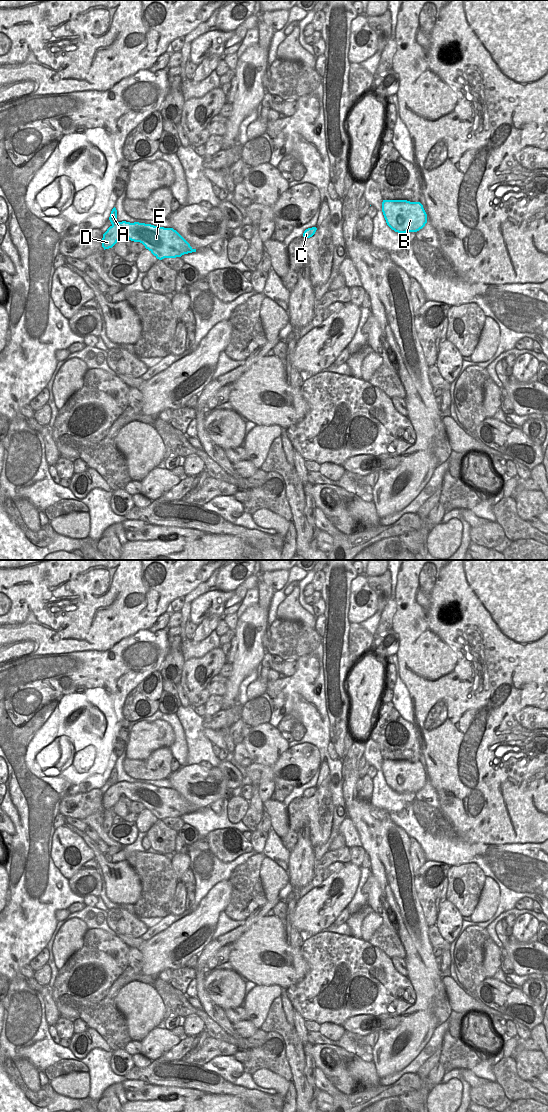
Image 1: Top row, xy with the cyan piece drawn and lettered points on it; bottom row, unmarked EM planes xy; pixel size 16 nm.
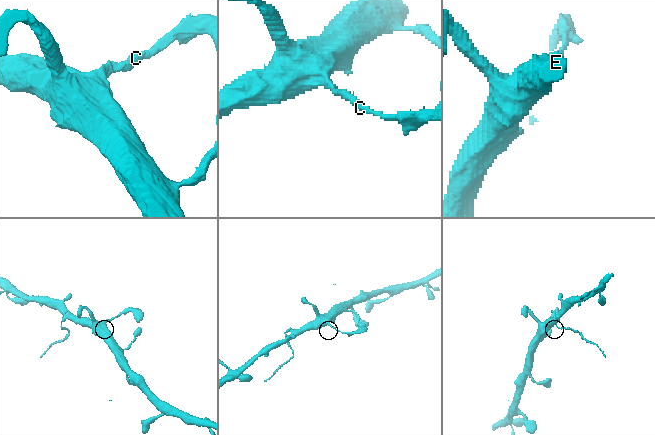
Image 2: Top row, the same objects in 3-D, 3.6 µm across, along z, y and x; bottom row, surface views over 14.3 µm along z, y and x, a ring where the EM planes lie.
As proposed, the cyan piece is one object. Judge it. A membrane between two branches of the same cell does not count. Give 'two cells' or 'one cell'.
two cells

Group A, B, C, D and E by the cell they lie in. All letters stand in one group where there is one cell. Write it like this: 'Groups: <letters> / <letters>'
Groups: A / B C D E.

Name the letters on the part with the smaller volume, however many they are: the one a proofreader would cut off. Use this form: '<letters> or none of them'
A.

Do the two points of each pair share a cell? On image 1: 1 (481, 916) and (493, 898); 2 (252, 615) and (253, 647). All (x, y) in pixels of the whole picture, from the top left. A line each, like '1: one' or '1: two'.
1: one
2: one

